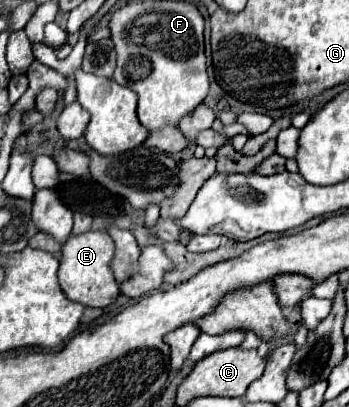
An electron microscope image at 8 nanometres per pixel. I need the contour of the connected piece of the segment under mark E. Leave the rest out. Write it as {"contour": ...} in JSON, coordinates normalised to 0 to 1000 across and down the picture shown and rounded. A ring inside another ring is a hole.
{"contour":[[[255,568],[238,577],[203,577],[175,612],[169,641],[169,695],[181,720],[244,754],[307,754],[341,725],[341,700],[318,666],[324,636],[324,587],[301,568]]]}

